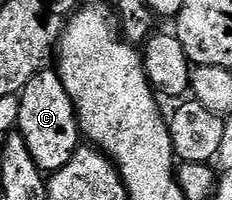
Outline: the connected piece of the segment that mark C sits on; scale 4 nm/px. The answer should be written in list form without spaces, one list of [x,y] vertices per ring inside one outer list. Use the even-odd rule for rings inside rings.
[[[44,70],[29,78],[17,99],[19,101],[17,132],[23,137],[33,162],[44,174],[61,170],[71,160],[75,149],[80,147],[81,133],[77,113],[59,82],[58,71]]]

